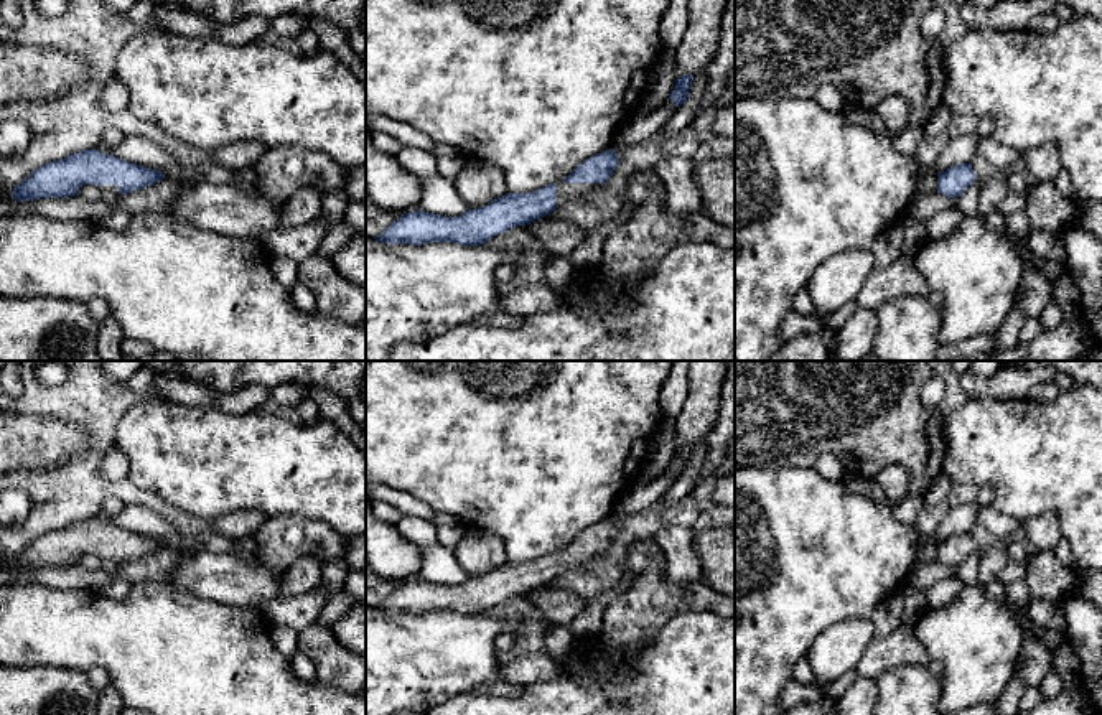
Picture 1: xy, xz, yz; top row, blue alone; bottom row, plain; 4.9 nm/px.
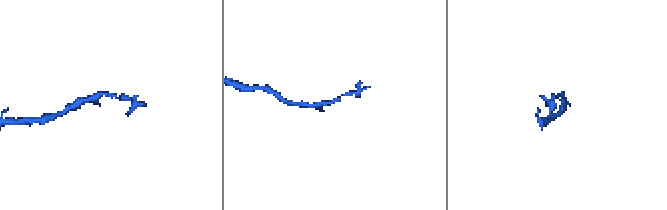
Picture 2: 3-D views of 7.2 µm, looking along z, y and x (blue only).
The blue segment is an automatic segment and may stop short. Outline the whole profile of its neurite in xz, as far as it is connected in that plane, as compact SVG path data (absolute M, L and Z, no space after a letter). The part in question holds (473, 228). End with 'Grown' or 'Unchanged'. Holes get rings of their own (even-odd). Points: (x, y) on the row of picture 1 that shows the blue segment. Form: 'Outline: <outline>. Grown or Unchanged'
Outline: M608 148L580 163L558 183L532 193L506 193L489 204L478 209L469 208L456 217L422 209L404 213L374 239L384 244L458 242L461 245L483 245L511 227L525 226L550 214L557 206L573 198L605 188L618 163L618 155Z. Grown

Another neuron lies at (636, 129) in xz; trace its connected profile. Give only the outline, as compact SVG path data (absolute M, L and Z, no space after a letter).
M675 102L670 105L659 105L649 115L631 115L613 135L611 147L629 148L652 138L672 117L675 112Z

